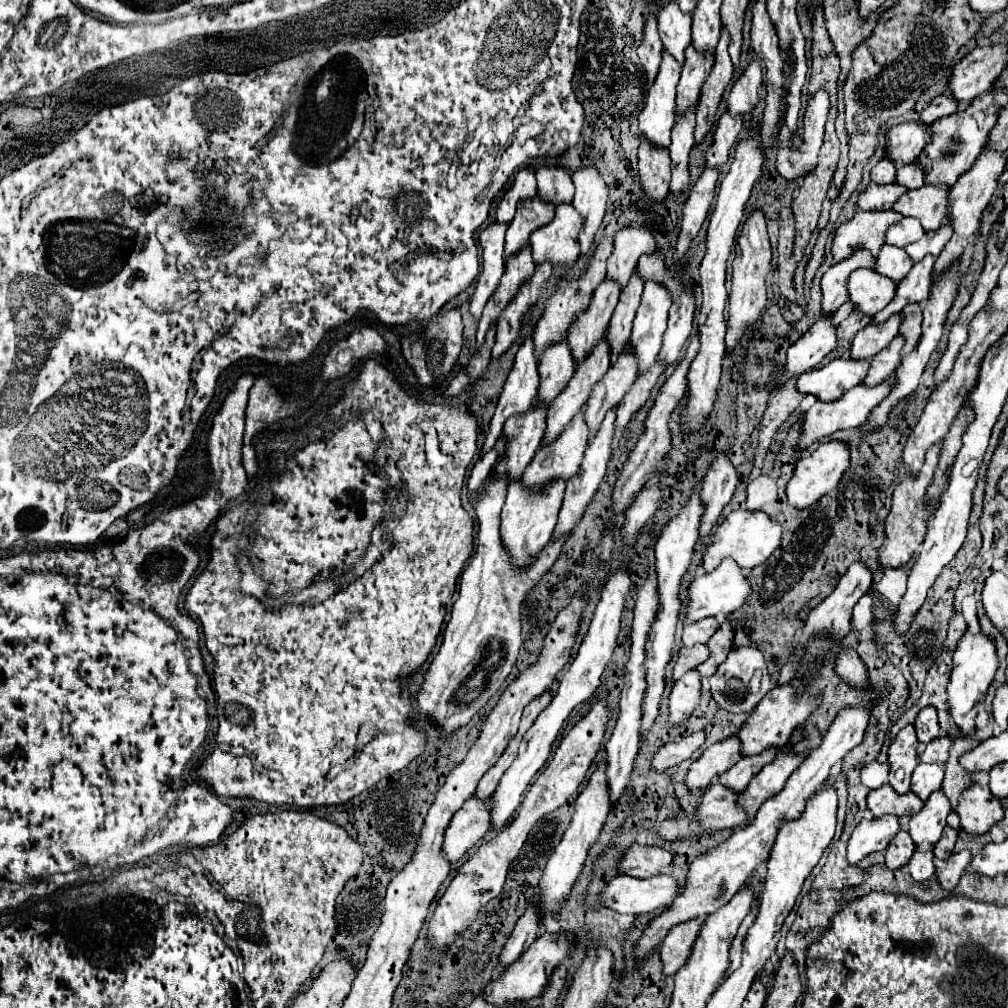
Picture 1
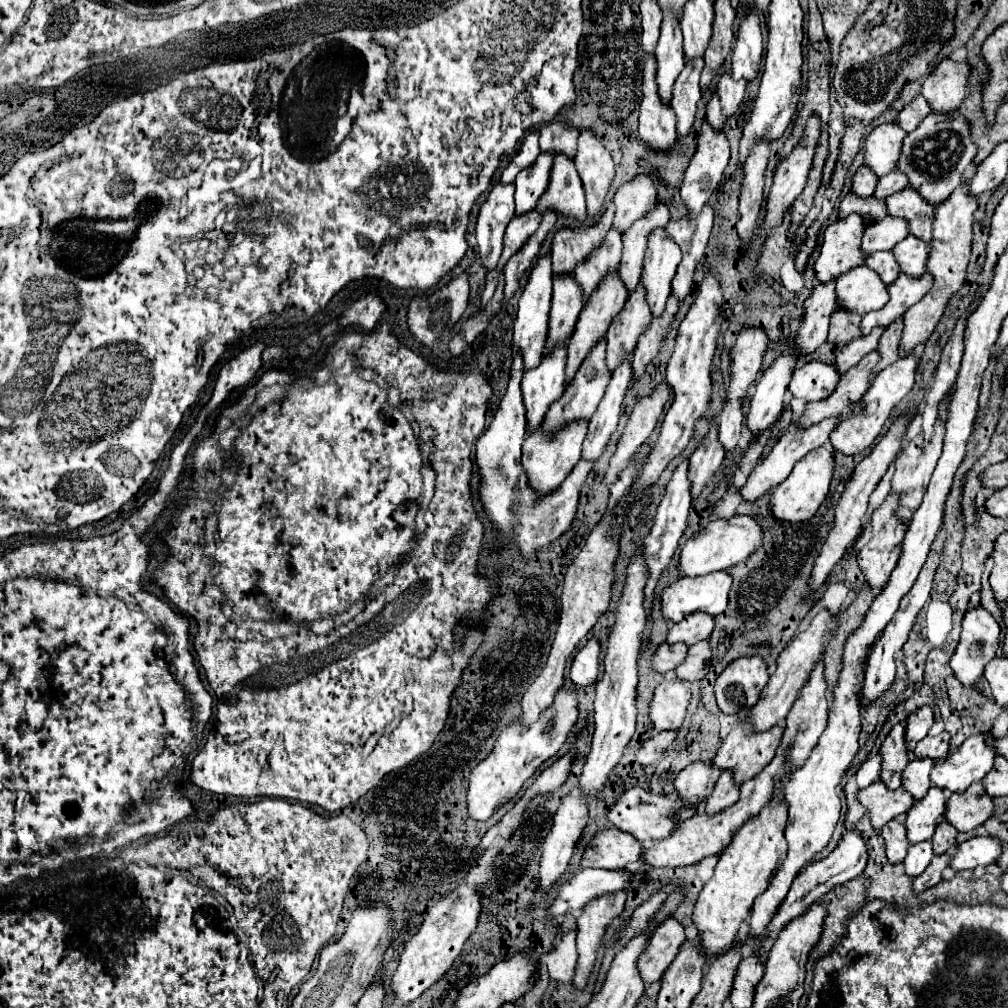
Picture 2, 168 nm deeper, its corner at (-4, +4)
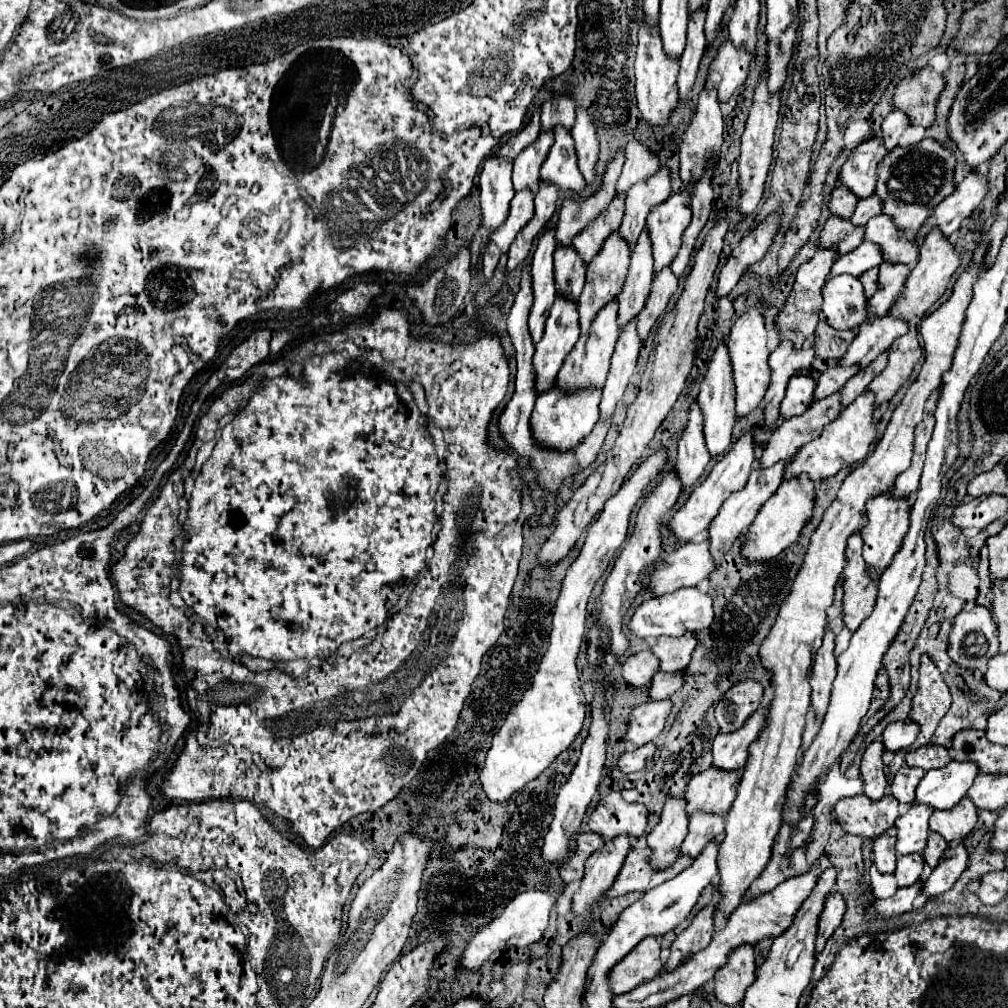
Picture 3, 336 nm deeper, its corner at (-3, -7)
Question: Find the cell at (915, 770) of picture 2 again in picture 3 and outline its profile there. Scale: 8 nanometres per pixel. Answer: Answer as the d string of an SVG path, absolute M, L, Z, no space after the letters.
M899 769L891 781L891 793L899 803L907 803L911 805L915 801L915 787L919 785L919 781L923 779L925 771L919 769Z

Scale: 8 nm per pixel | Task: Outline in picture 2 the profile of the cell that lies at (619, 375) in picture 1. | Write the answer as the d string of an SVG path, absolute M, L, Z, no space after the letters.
M640 282L636 290L628 294L622 310L612 320L606 332L606 340L608 340L606 362L610 370L620 366L620 360L624 360L624 356L630 356L634 352L636 340L650 320L652 320L652 312L646 302L646 290Z

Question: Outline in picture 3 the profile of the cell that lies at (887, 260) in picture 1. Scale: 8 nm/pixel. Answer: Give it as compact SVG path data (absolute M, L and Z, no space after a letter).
M873 267L873 269L869 269L869 271L865 271L861 277L861 283L863 283L863 287L865 287L865 295L867 297L871 297L871 295L875 295L875 291L879 289L879 271Z

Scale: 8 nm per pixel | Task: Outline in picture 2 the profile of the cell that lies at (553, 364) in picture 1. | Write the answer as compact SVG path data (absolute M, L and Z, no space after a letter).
M560 274L552 278L552 310L550 310L550 330L548 330L548 344L546 344L546 352L548 348L552 348L552 344L556 344L556 340L564 340L568 342L568 336L572 336L572 328L576 326L578 314L584 308L584 294L582 288L578 286L578 282L574 280L574 274Z

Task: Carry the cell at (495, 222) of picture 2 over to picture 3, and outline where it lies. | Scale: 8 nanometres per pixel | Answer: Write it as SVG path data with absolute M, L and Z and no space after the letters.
M489 155L481 171L481 223L487 231L497 231L507 221L509 203L515 195L511 183L511 163Z

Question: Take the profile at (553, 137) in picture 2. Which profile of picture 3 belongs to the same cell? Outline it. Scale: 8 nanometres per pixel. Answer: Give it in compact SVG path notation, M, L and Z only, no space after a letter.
M559 97L553 103L541 107L541 131L553 131L557 125L571 131L575 123L575 101L569 97Z

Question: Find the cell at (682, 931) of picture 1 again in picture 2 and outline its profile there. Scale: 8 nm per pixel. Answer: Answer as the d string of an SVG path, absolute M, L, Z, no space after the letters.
M672 916L666 918L660 924L660 928L656 928L656 932L652 932L646 950L640 954L636 962L638 972L646 984L662 978L664 970L668 968L670 960L676 958L676 952L684 940L686 940L684 928Z

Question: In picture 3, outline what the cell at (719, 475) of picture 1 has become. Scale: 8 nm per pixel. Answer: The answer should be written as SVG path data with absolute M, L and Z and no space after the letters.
M749 309L745 315L741 315L733 329L731 335L727 337L727 349L729 349L729 359L733 367L733 385L735 385L735 421L741 417L749 415L763 395L767 393L767 383L769 383L769 349L767 349L767 331L763 325L763 317L757 309Z

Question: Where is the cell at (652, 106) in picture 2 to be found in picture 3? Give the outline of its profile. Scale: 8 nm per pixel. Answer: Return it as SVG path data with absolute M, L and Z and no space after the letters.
M643 23L639 29L639 45L635 57L635 79L637 79L635 97L643 121L647 121L649 125L663 127L669 123L669 117L677 107L677 87L675 87L677 71L679 71L679 61L667 59L667 55L663 53L659 31L647 29L647 23Z

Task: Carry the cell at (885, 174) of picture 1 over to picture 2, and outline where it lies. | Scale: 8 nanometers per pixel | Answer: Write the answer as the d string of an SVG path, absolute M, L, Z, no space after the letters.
M860 166L856 170L856 174L852 176L850 192L858 194L858 196L870 196L872 188L876 188L876 180L878 180L878 176L868 166Z

